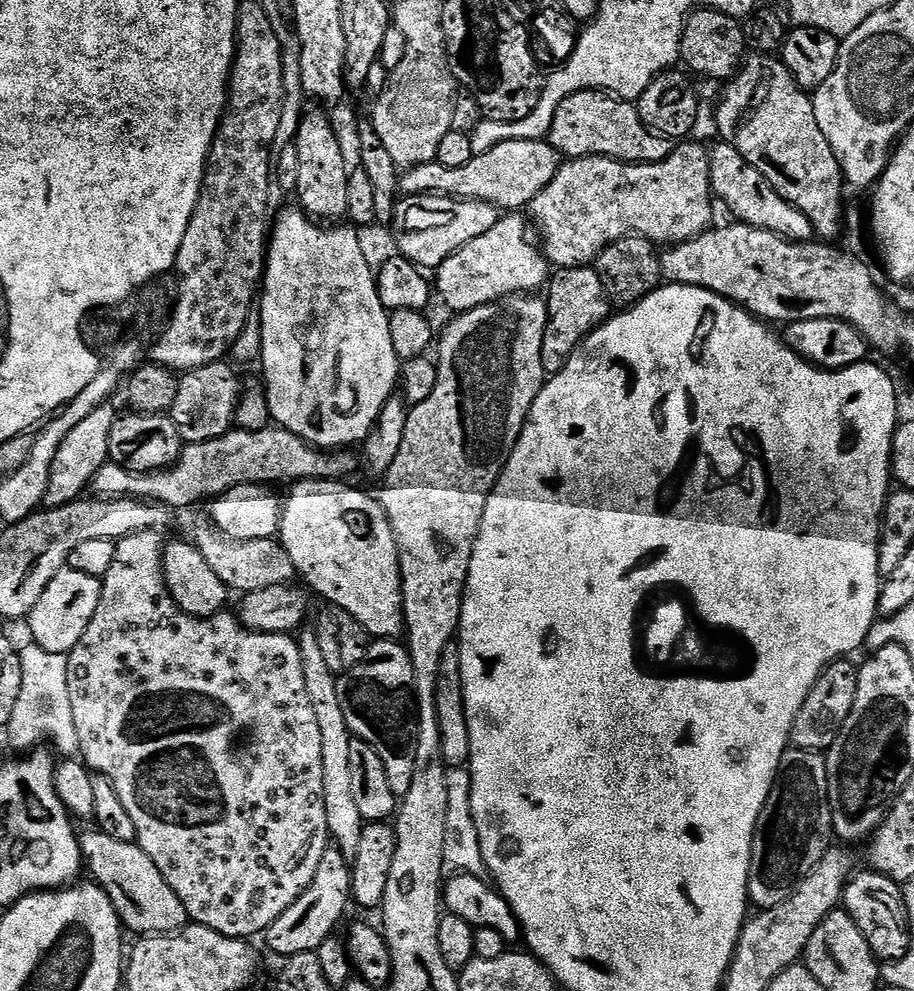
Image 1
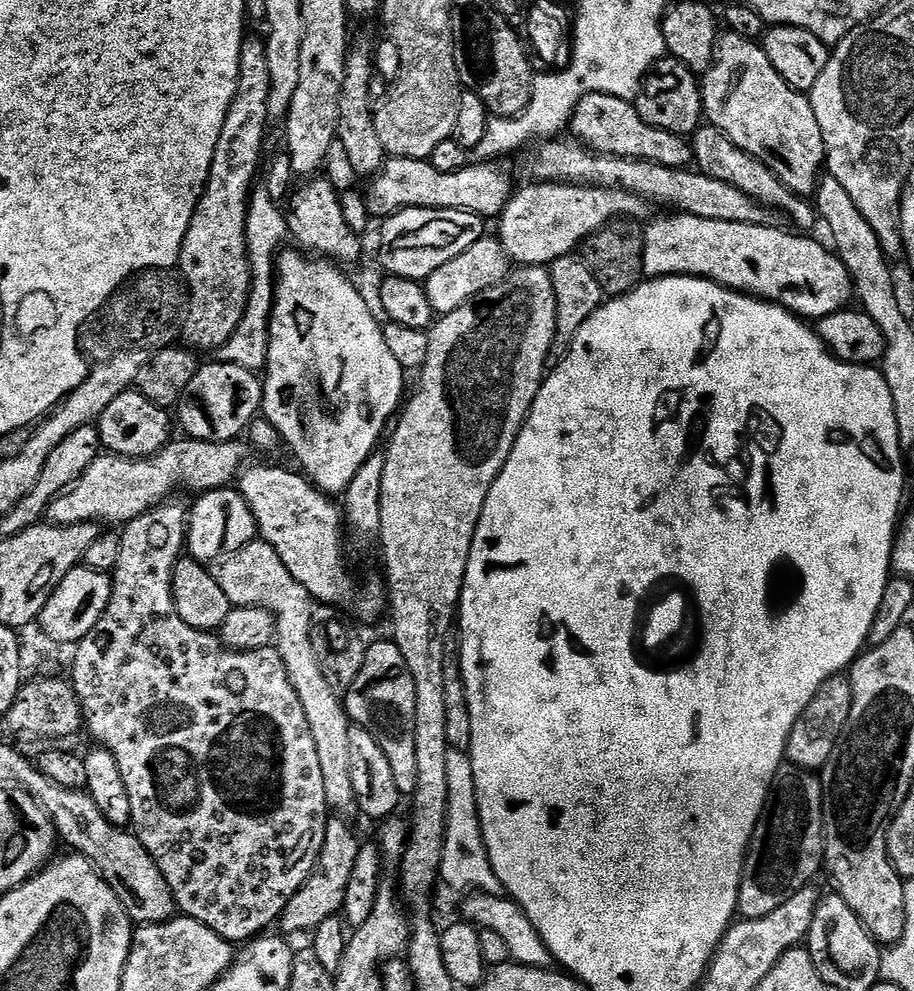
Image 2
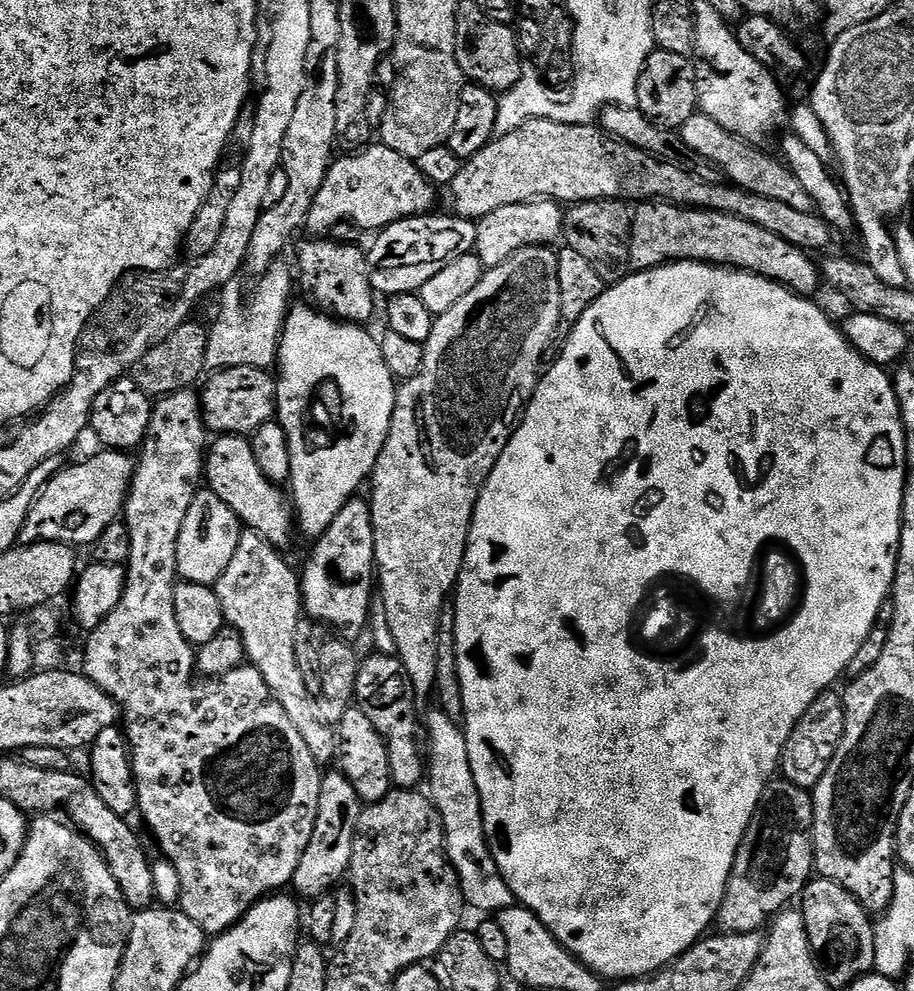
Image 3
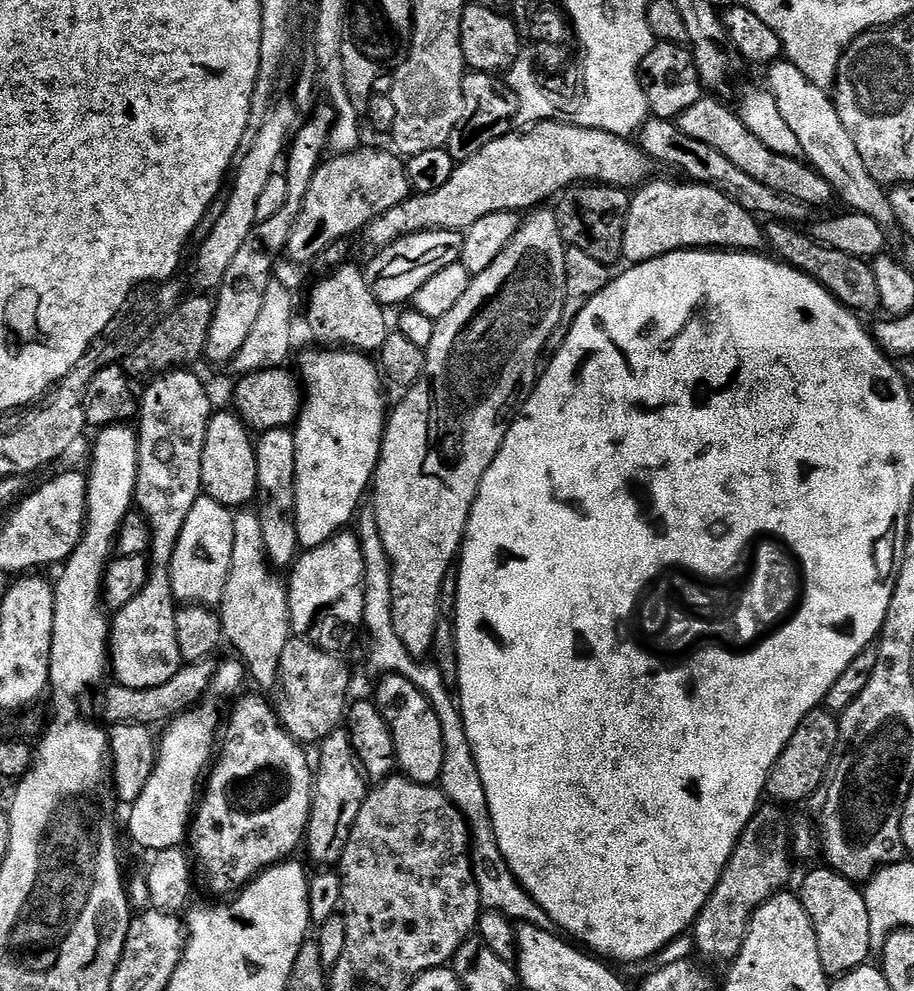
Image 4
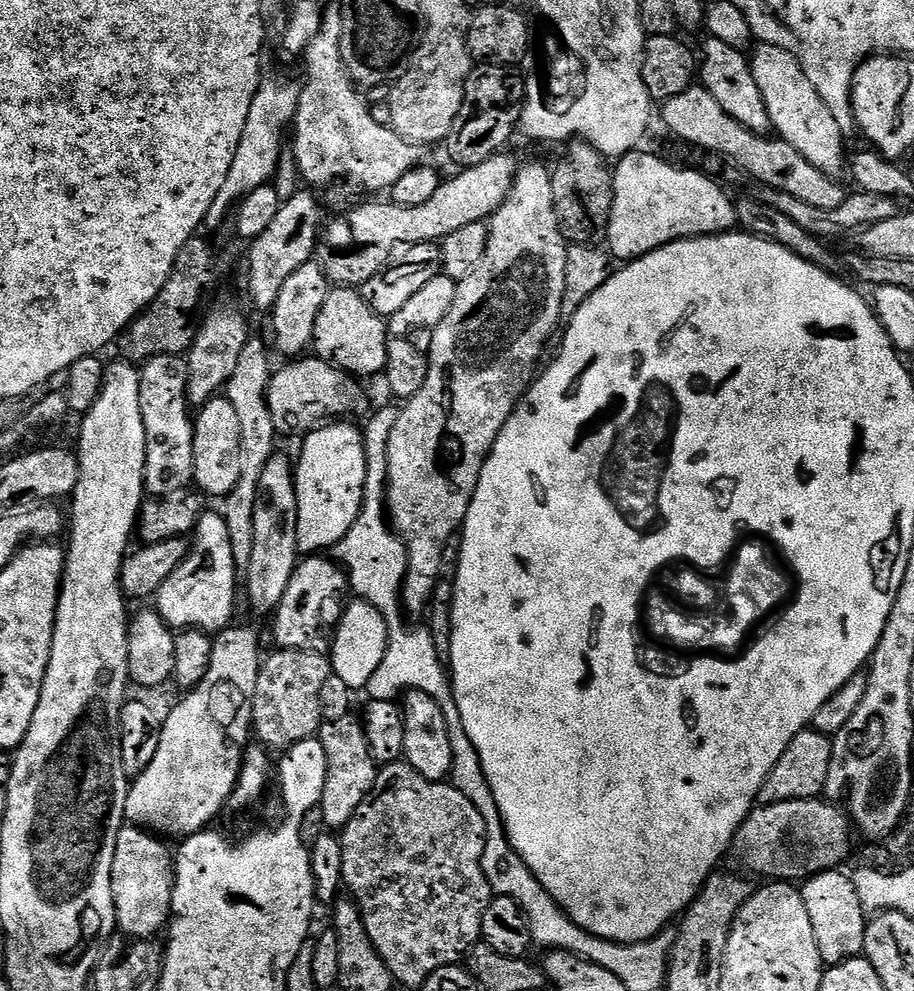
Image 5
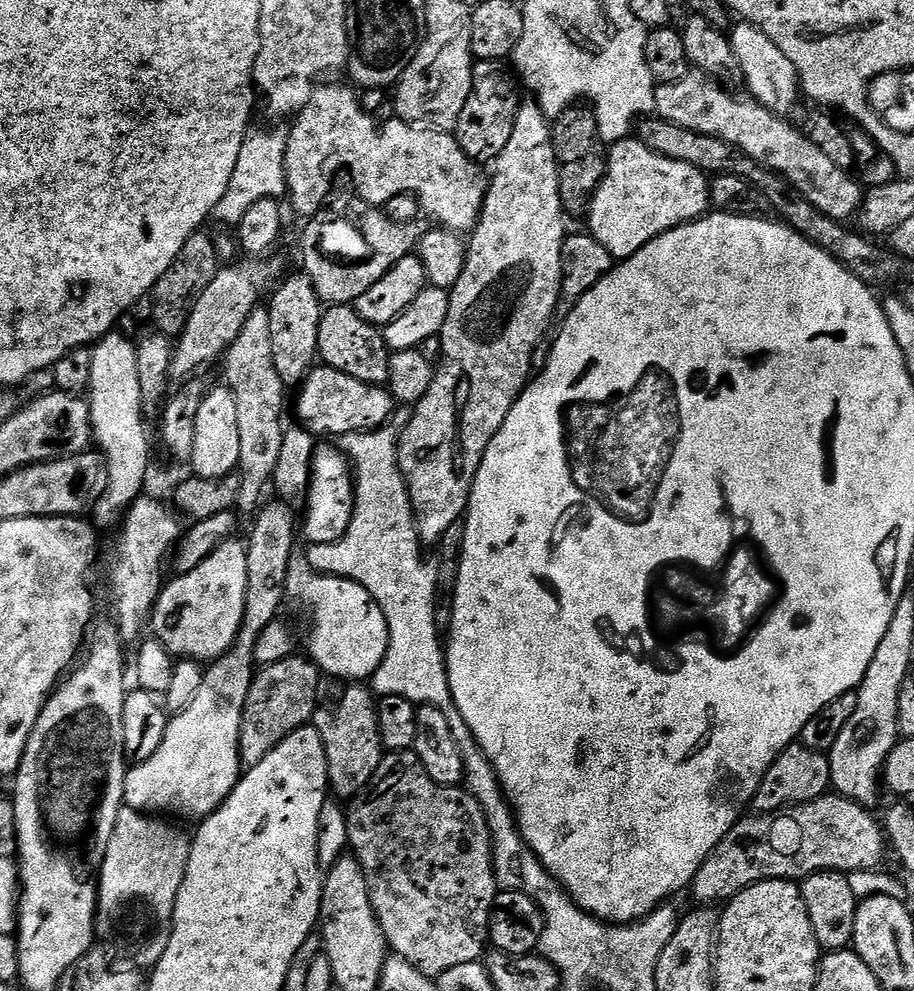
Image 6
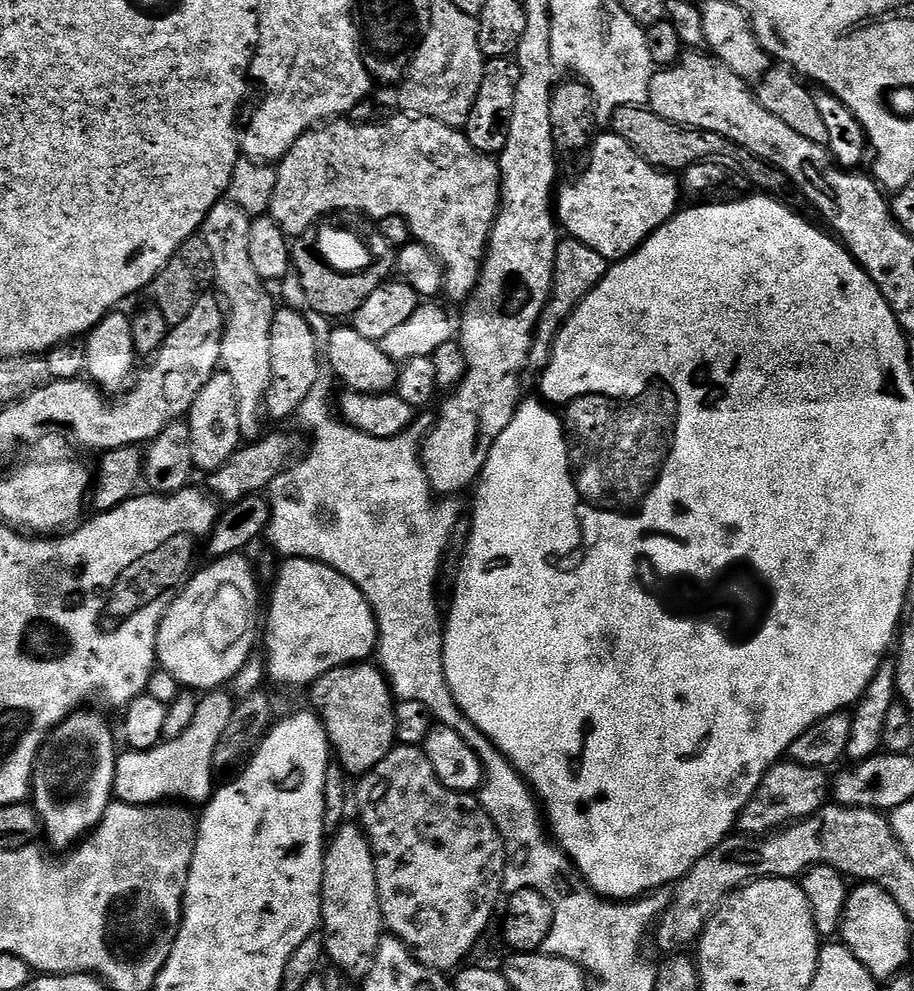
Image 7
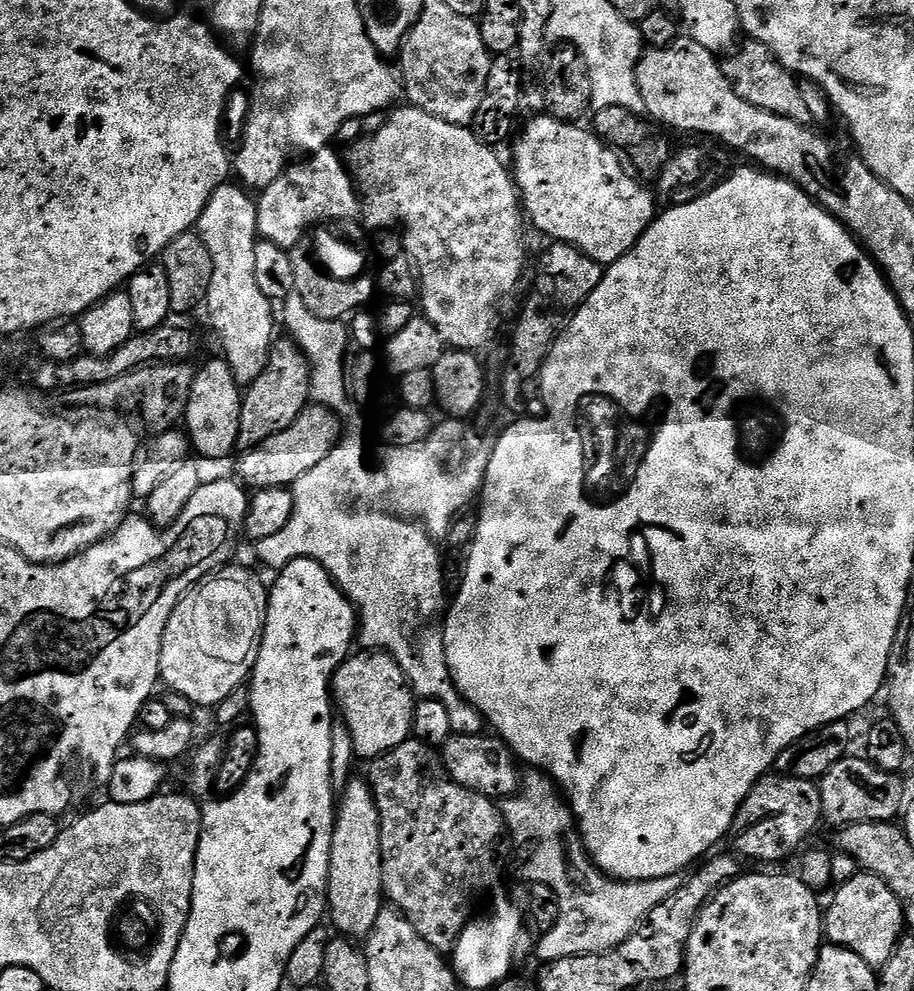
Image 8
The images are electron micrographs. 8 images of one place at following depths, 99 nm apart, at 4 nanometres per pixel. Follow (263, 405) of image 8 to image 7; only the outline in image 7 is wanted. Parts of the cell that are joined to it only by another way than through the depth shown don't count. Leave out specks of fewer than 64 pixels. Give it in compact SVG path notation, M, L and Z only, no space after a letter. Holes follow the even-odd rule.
M282 306L277 309L270 332L270 390L264 399L264 410L269 417L276 420L292 420L296 411L306 402L306 394L314 390L314 386L322 378L322 348L315 338L305 313L293 308Z

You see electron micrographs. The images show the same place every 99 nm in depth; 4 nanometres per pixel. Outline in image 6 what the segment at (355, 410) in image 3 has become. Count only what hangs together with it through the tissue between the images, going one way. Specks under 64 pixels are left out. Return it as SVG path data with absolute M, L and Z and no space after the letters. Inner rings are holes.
M317 447L312 454L312 471L308 481L308 499L302 515L302 536L308 539L309 545L329 544L339 540L343 532L350 526L352 521L352 508L356 505L356 490L354 487L354 473L349 461L339 451L331 452L328 448Z

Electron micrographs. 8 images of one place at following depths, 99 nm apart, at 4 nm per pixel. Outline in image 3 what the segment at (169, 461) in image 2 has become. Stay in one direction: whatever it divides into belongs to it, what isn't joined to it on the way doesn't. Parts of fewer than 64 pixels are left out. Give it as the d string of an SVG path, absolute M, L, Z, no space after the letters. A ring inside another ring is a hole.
M100 450L97 456L92 456L81 464L69 463L57 476L50 478L50 482L46 482L46 486L38 494L34 506L30 506L26 526L22 526L20 531L19 543L95 545L102 530L121 519L124 505L128 503L137 465L137 461L128 456L131 455L124 450Z

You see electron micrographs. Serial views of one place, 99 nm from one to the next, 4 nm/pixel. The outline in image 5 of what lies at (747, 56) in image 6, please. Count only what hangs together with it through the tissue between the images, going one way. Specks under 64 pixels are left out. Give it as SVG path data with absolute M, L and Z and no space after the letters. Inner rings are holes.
M759 43L751 53L752 73L765 99L773 131L788 145L798 150L812 166L832 179L841 179L848 168L848 153L844 146L846 134L838 126L834 114L814 90L795 53L780 46Z

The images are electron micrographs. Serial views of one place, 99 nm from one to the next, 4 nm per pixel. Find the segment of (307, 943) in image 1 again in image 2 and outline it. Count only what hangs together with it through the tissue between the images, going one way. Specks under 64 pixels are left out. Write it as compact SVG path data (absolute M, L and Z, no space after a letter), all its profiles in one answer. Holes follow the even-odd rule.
M344 818L329 819L312 877L296 891L294 898L290 898L290 902L284 907L284 913L280 915L278 928L281 928L281 933L311 933L326 918L337 915L343 909L346 886L350 882L350 874L354 871L354 858L358 858L361 845L361 841L356 840L355 830L348 824L351 823Z

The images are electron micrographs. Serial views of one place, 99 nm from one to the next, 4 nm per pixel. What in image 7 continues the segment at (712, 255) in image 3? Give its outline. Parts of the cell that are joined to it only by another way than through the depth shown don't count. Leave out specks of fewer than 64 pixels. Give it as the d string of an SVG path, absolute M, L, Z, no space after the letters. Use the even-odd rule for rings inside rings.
M611 134L597 135L590 145L592 161L588 169L573 184L559 189L554 200L554 215L571 239L586 242L590 250L598 250L602 258L610 262L625 260L631 256L645 240L649 240L659 228L672 219L681 207L682 184L675 175L655 168L646 162L630 146L630 142L622 142L622 138Z

